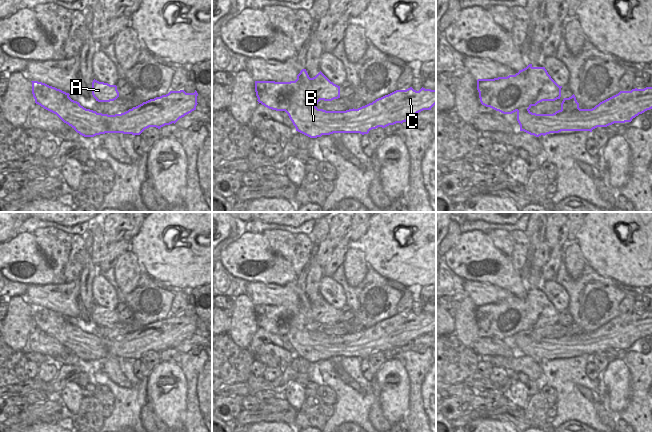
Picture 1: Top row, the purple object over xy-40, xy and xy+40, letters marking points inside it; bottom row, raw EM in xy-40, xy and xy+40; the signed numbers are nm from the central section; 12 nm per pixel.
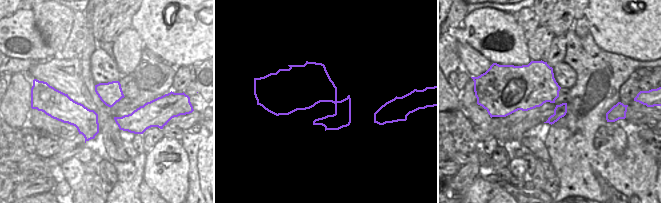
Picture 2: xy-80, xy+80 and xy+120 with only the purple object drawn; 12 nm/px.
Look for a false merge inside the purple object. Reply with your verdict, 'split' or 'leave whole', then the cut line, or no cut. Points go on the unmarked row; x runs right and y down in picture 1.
split; cut in xy along (259, 316), (274, 318), (279, 323), (280, 330), (276, 334)

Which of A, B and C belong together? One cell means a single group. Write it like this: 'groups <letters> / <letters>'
groups A / B C

